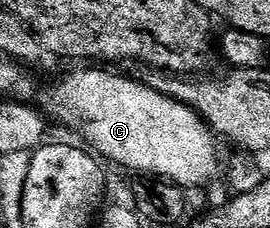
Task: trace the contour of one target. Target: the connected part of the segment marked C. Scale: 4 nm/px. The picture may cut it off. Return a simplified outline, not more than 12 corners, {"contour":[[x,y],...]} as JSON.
{"contour":[[113,69],[42,94],[99,159],[175,186],[218,174],[191,106]]}

